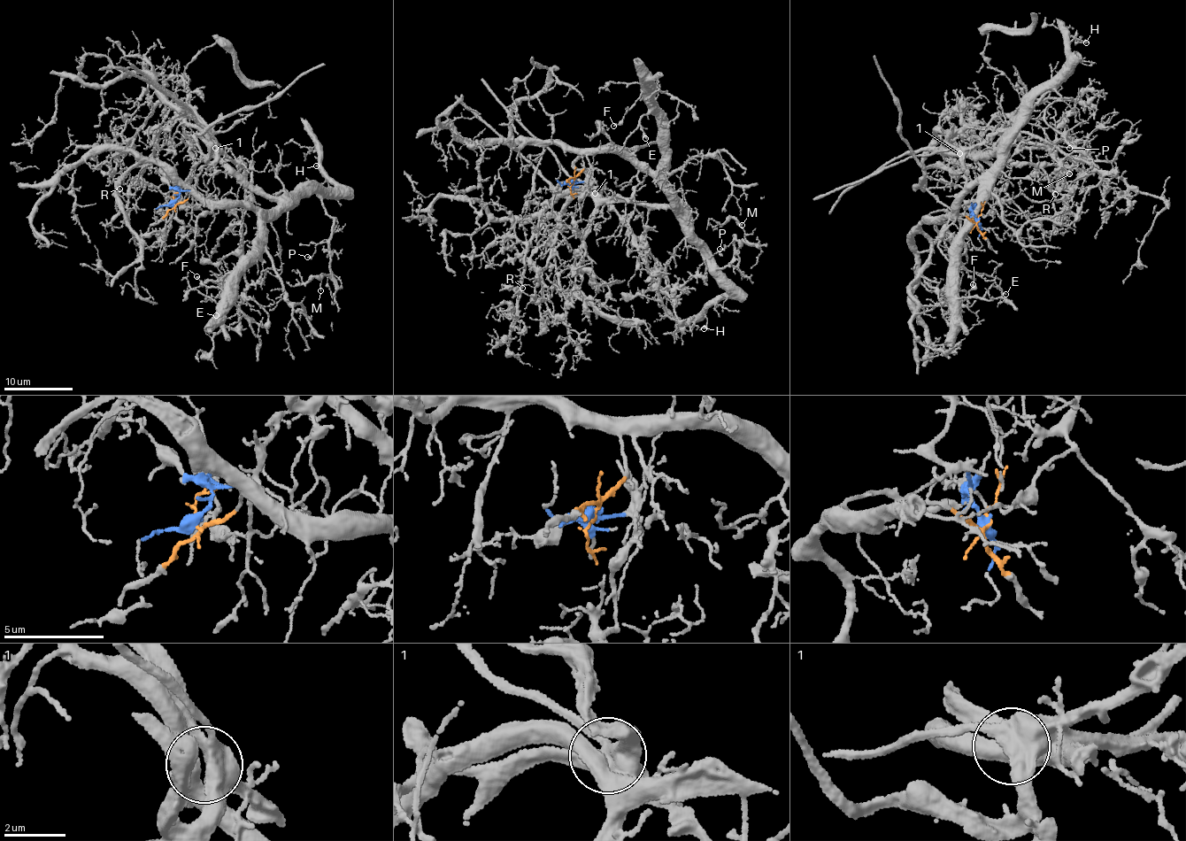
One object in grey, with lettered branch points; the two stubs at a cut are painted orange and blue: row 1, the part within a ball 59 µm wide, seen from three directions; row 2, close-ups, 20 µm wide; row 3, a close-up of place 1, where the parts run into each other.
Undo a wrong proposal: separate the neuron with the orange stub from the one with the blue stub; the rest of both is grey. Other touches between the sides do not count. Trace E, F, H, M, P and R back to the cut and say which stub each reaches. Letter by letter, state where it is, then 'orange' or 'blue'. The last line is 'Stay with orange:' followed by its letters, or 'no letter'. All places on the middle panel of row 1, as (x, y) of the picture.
E: (645, 138) | orange
F: (613, 126) | orange
H: (704, 328) | orange
M: (742, 225) | orange
P: (720, 249) | orange
R: (522, 288) | blue
Stay with orange: E, F, H, M, P

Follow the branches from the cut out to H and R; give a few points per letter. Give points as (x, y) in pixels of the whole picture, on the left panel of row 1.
H: (173, 202), (185, 201), (190, 192), (259, 211), (335, 189), (335, 181), (321, 168), (321, 158), (315, 165)
R: (173, 202), (214, 158), (209, 127), (190, 111), (160, 132), (127, 206), (120, 189)

